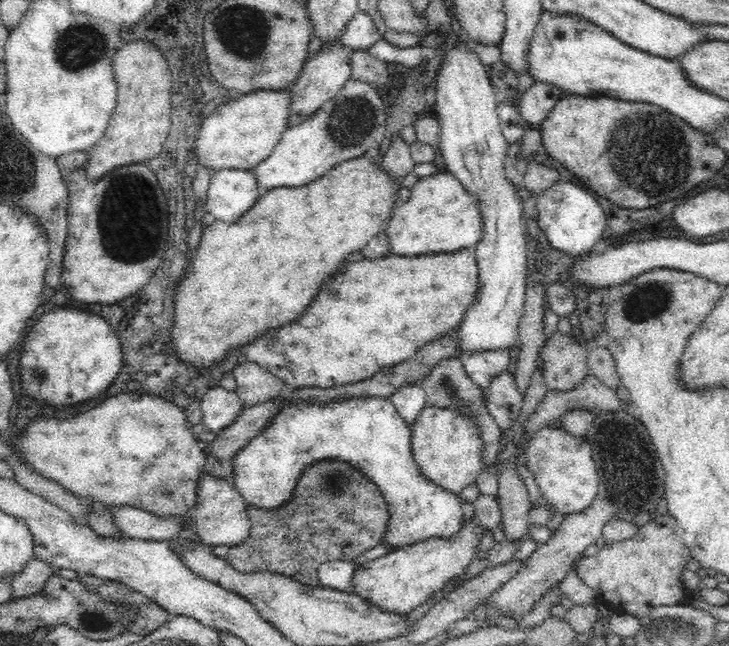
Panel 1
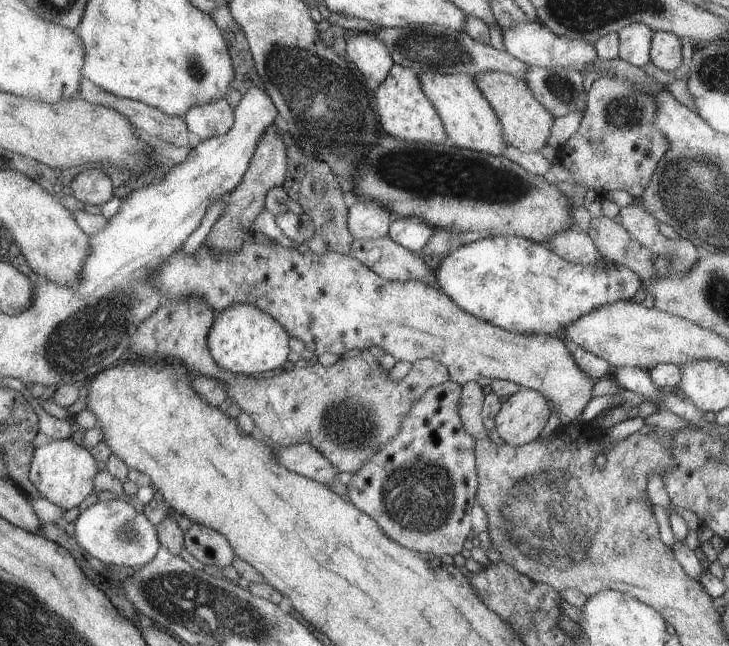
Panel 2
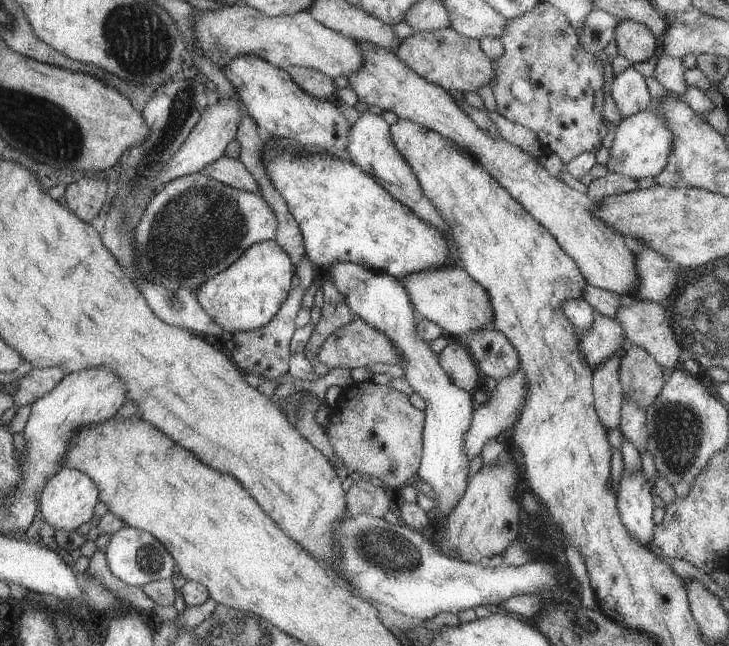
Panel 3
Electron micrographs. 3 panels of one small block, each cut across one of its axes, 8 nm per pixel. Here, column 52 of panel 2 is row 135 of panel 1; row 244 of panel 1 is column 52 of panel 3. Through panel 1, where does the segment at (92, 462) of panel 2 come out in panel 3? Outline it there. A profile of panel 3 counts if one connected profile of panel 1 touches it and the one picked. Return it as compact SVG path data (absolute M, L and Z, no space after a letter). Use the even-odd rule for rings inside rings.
M61 467L42 486L38 495L39 510L49 526L54 529L74 531L83 522L88 522L93 514L93 506L98 502L98 490L94 482L81 471Z

